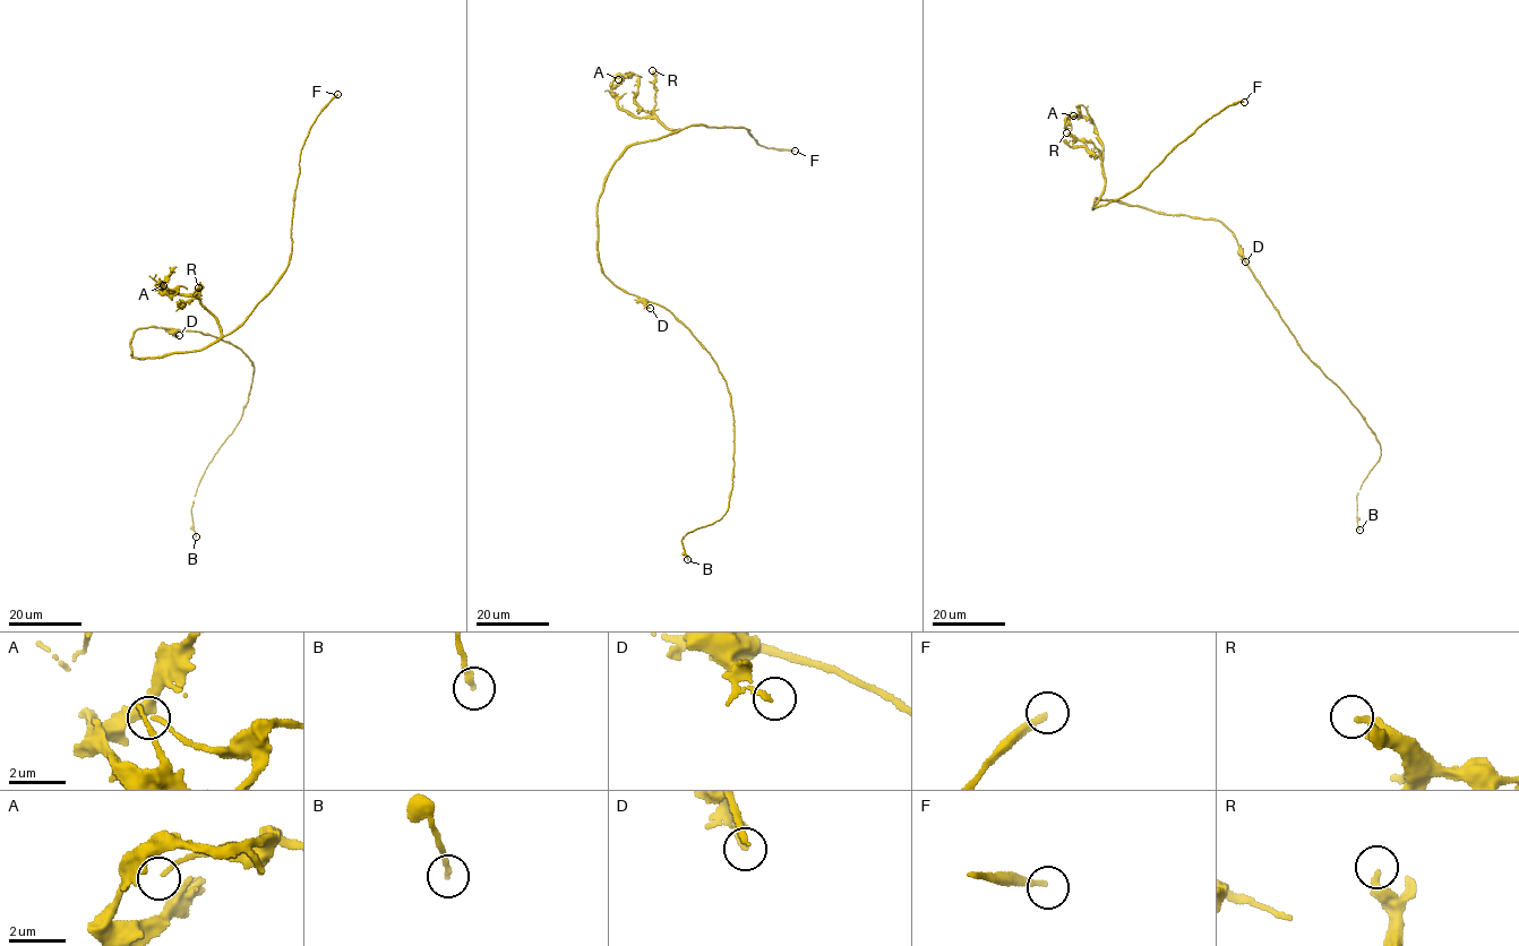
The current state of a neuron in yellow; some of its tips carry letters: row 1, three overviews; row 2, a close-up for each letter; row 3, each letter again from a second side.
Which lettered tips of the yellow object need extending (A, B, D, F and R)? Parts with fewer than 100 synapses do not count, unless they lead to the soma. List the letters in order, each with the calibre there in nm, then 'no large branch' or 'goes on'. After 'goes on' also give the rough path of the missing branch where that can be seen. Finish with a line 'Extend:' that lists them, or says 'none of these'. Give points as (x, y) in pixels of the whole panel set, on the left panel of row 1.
A: calibre 90 nm; no large branch
B: calibre 180 nm; no large branch
D: calibre 150 nm; no large branch
F: calibre 200 nm; goes on
R: calibre 280 nm; no large branch
Extend: F

